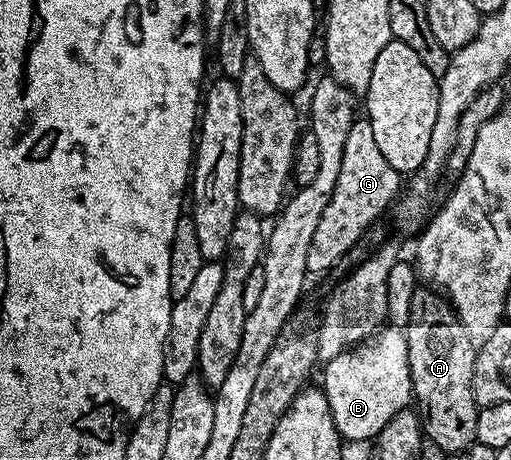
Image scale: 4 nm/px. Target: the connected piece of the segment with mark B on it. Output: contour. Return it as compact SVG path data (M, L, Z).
M385 327L352 349L324 362L325 382L333 422L345 441L372 442L402 409L410 408L413 384L407 359L407 339L397 327Z

